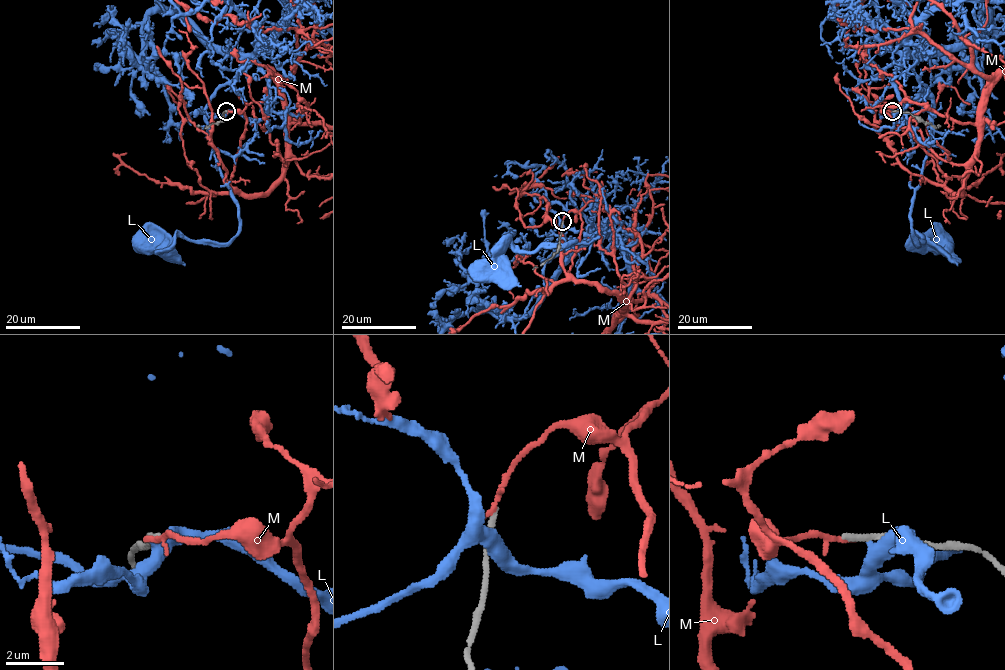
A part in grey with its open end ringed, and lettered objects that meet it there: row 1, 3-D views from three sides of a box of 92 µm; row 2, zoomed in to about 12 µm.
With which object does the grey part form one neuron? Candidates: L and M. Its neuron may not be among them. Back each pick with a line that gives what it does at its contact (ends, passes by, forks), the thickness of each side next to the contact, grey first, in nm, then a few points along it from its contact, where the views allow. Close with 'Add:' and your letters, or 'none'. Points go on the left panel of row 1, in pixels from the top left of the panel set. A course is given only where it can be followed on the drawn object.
Add: none

